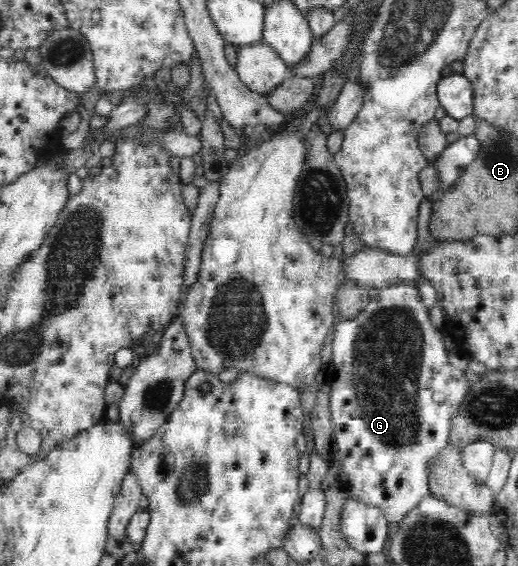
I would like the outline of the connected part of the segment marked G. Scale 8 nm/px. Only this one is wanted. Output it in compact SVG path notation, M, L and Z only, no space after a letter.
M403 282L381 288L377 300L369 302L368 306L361 310L355 318L338 318L333 332L332 353L333 361L328 366L330 409L334 424L334 450L338 450L338 456L342 458L340 464L342 464L343 471L338 483L346 492L354 494L359 500L378 507L388 521L397 522L405 516L405 513L410 512L411 508L422 502L421 498L429 492L429 487L427 487L429 460L441 448L445 448L447 442L450 442L451 420L469 390L470 381L465 378L463 372L451 366L442 335L438 328L431 324L429 311L424 306L415 283Z

